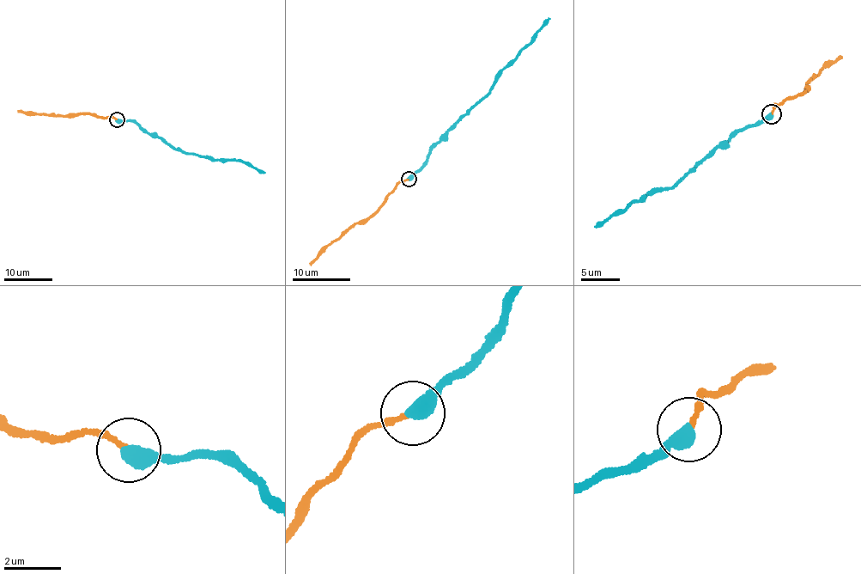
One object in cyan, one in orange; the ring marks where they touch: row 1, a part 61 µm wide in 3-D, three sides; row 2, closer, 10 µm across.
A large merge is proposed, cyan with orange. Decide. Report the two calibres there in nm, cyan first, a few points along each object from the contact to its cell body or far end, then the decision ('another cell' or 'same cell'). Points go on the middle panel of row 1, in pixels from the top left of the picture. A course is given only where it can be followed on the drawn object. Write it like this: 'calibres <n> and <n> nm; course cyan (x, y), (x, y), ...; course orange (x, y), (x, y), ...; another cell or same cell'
calibres 600 and 170 nm; course cyan (409, 179), (424, 164), (429, 147), (488, 93), (494, 79), (512, 64), (550, 18); course orange (409, 180), (398, 183), (373, 215), (354, 223), (330, 241), (311, 265); same cell

